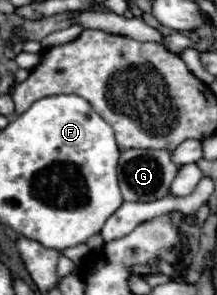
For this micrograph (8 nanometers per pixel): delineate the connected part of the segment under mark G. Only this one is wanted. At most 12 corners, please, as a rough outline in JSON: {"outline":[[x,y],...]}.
{"outline":[[127,149],[119,159],[125,201],[169,195],[179,173],[167,149]]}

